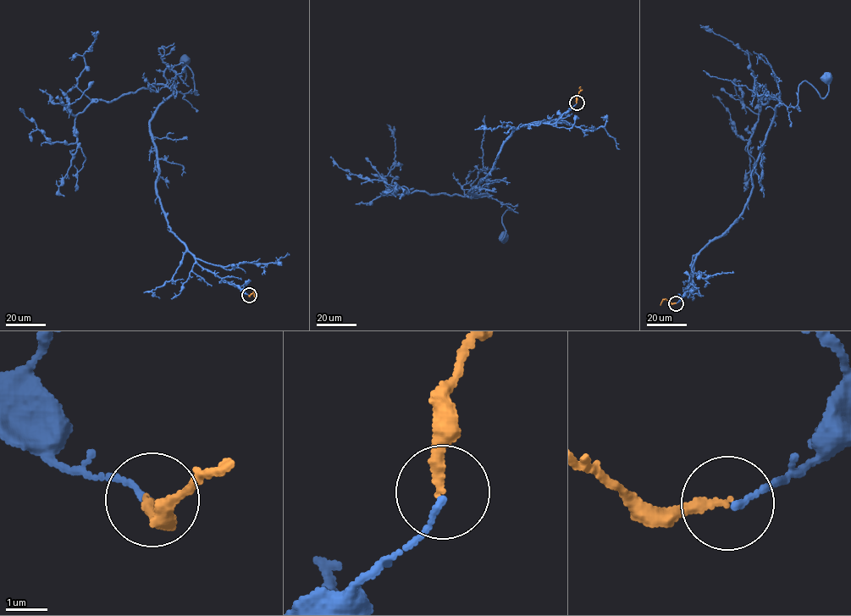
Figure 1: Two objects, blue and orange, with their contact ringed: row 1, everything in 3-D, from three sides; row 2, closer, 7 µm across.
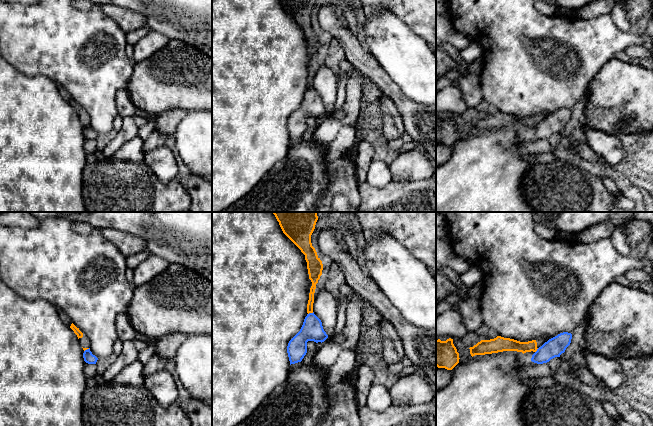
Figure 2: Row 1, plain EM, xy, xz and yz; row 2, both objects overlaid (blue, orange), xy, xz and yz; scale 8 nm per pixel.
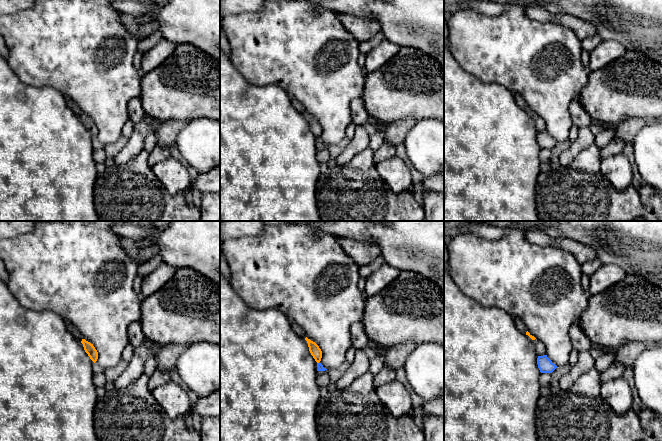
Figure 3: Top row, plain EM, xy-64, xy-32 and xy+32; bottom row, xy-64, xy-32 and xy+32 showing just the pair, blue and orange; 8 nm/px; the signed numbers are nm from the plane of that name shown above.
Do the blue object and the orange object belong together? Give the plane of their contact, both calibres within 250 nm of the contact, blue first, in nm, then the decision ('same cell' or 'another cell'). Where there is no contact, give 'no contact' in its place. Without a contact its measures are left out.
contact in xz; calibres 180 and 50 nm; another cell

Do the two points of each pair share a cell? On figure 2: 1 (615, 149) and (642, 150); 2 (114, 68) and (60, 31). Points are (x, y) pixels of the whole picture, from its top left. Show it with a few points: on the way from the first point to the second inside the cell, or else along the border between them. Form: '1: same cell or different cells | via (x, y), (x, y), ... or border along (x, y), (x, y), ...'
1: different cells | border along (616, 136), (622, 146), (622, 159), (613, 166)
2: same cell | via (97, 71), (90, 72), (79, 64), (70, 48)

